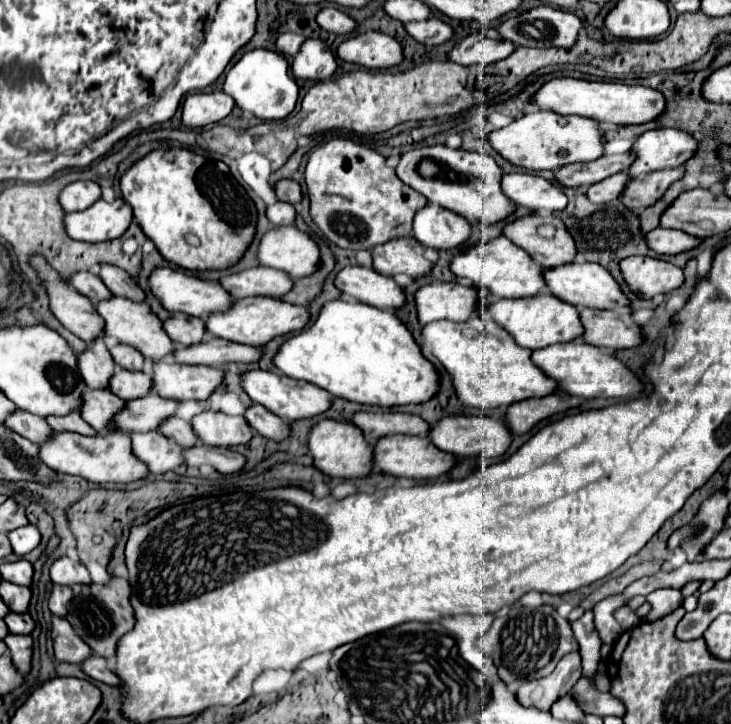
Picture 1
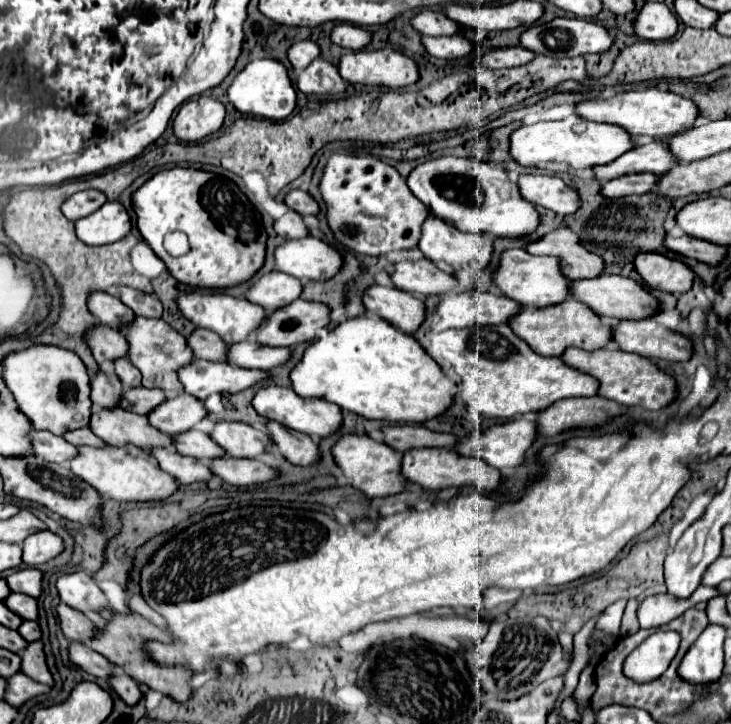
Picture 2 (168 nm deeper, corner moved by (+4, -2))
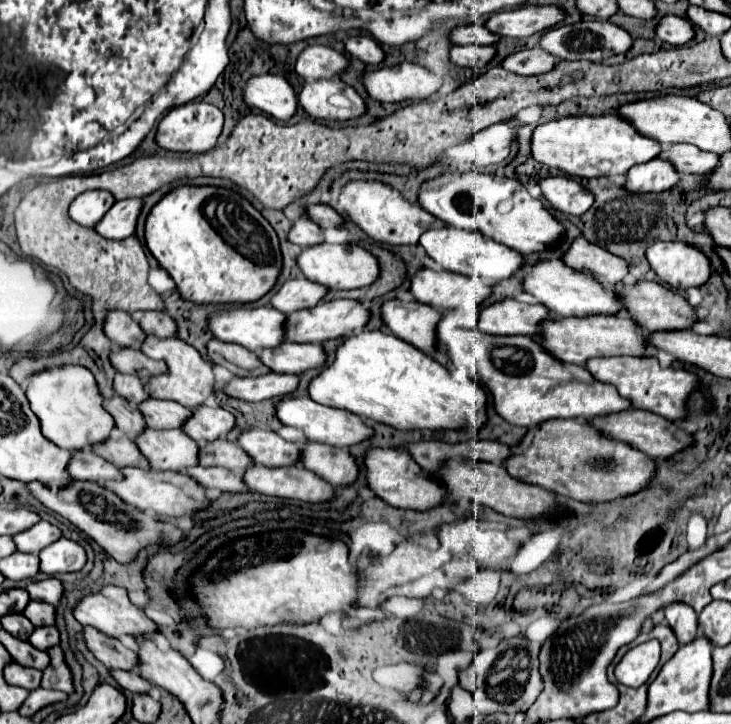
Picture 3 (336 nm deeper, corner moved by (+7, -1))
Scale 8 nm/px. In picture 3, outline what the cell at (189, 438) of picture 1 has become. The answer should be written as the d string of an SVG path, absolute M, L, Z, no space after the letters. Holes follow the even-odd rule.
M219 438L199 448L199 464L201 466L223 466L229 470L243 472L251 464L251 460L235 442Z

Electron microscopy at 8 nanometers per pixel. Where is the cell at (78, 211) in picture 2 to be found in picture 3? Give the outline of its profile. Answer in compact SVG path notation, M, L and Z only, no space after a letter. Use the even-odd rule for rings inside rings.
M91 190L91 192L83 192L79 194L71 206L69 206L69 216L87 228L93 228L101 216L105 216L105 212L113 206L115 198L105 192L105 190Z

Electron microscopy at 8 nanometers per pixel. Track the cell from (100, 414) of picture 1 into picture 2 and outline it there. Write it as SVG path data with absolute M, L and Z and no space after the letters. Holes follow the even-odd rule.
M96 407L92 413L90 429L108 445L116 445L116 447L124 447L130 443L136 445L138 449L150 451L156 447L172 447L174 441L172 435L152 427L148 417L128 413L124 409L100 411Z

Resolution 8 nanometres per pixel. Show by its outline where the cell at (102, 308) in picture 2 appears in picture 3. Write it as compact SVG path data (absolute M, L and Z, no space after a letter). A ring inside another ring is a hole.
M109 310L103 322L103 332L105 336L117 344L117 346L133 346L139 348L141 342L145 340L145 332L141 330L139 322L131 318L129 312L123 310Z

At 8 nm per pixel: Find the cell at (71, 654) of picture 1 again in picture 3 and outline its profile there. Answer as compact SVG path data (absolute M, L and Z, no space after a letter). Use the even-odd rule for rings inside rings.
M109 670L109 676L125 690L133 692L133 694L141 694L141 692L149 692L151 684L147 680L143 680L137 672L131 670Z

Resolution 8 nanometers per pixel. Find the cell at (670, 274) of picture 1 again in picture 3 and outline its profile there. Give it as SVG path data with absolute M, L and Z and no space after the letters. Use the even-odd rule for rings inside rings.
M655 242L647 250L647 260L661 282L681 292L705 284L711 274L705 254L683 242Z

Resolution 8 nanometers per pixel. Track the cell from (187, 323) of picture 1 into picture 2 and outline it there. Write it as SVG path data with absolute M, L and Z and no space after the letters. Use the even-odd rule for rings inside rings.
M196 329L194 335L188 337L188 345L192 347L198 359L228 361L228 345L220 339L220 335L208 329Z

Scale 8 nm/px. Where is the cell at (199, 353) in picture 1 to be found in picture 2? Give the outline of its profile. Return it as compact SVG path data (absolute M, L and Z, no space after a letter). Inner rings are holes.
M254 339L230 345L230 353L228 353L230 363L246 369L264 369L264 371L286 365L290 357L292 357L290 347L268 347L256 343Z

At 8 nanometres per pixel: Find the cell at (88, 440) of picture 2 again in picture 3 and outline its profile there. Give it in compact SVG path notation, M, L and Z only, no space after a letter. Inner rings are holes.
M121 434L119 438L109 436L101 446L91 446L91 450L113 462L115 466L139 466L139 468L149 468L149 462L141 456L139 448L131 442L131 438L125 438L125 434Z

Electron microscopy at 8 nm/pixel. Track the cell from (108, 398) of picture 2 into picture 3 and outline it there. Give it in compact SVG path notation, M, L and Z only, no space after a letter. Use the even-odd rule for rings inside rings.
M113 396L109 402L103 402L103 406L105 406L105 410L109 410L109 414L113 414L115 426L129 438L137 436L145 428L145 420L143 420L141 412L137 412L133 408L133 404L129 404L125 398Z

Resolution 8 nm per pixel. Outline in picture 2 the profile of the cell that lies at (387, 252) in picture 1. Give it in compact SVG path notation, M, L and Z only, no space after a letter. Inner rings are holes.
M422 259L416 263L414 261L396 263L392 281L398 289L424 297L450 293L458 287L458 281L452 275L440 271L430 259Z

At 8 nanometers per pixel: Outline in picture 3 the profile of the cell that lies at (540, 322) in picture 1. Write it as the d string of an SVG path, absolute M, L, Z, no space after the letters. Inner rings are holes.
M591 314L589 318L547 318L539 324L539 332L533 336L549 354L557 360L571 364L585 364L593 356L649 356L649 346L645 336L635 330L635 322L629 316L605 316Z

